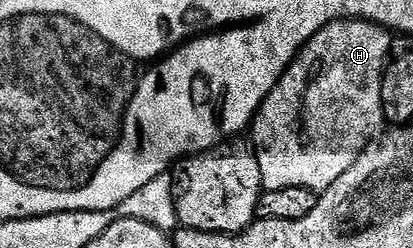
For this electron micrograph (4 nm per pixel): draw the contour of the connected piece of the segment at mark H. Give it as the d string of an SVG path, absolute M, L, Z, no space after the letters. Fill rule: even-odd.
M340 19L334 23L328 23L326 27L319 29L319 33L315 33L315 37L311 37L311 41L307 41L305 48L283 73L283 77L275 85L275 89L271 89L271 93L262 101L260 109L253 116L251 146L259 161L261 185L265 191L298 187L299 189L311 189L318 193L324 193L331 185L335 185L335 181L339 181L339 177L343 177L343 173L347 173L347 169L351 169L351 165L355 165L355 161L363 153L365 146L368 145L370 139L374 138L382 130L385 123L383 101L381 100L381 78L389 58L390 42L391 35L386 28L379 27L375 23L368 23L362 19Z

